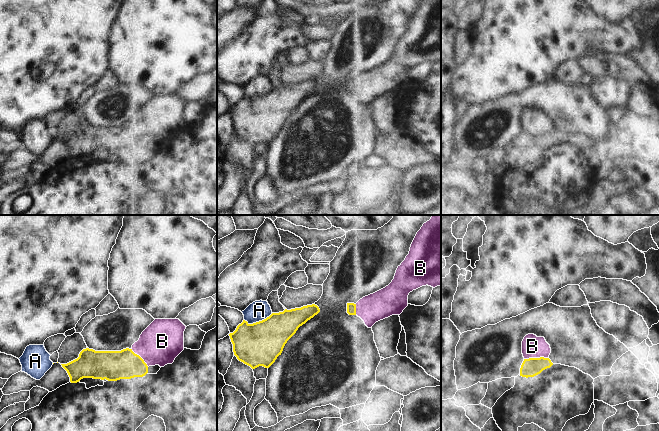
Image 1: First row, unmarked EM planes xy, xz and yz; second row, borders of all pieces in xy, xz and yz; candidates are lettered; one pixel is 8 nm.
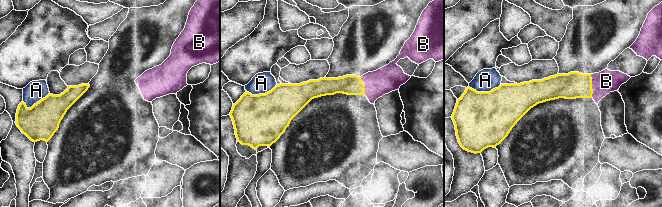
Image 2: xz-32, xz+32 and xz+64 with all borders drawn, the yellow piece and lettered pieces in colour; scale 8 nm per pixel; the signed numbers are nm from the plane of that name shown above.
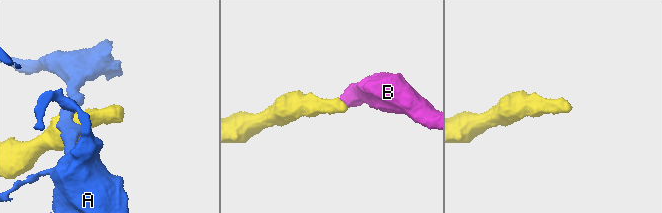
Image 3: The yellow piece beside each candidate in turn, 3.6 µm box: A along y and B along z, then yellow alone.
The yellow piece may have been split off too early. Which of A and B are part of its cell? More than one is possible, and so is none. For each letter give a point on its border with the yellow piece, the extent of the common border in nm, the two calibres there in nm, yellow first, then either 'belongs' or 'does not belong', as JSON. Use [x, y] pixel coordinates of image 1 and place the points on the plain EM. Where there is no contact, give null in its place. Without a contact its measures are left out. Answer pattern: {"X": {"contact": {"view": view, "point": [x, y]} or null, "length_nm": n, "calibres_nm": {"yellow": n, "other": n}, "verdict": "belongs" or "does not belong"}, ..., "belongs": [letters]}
{"A": {"contact": {"view": "xz", "point": [259, 97]}, "length_nm": 240, "calibres_nm": {"yellow": 360, "other": 160}, "verdict": "does not belong"}, "B": {"contact": {"view": "yz", "point": [535, 134]}, "length_nm": 190, "calibres_nm": {"yellow": 150, "other": 180}, "verdict": "belongs"}, "belongs": ["B"]}

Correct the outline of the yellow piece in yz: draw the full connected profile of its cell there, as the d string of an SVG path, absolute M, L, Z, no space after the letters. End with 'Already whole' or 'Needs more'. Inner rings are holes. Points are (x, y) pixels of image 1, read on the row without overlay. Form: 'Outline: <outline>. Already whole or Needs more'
Outline: M528 110L522 117L524 137L520 144L520 152L534 153L543 146L550 144L553 139L548 134L551 129L550 121L544 113Z. Needs more

